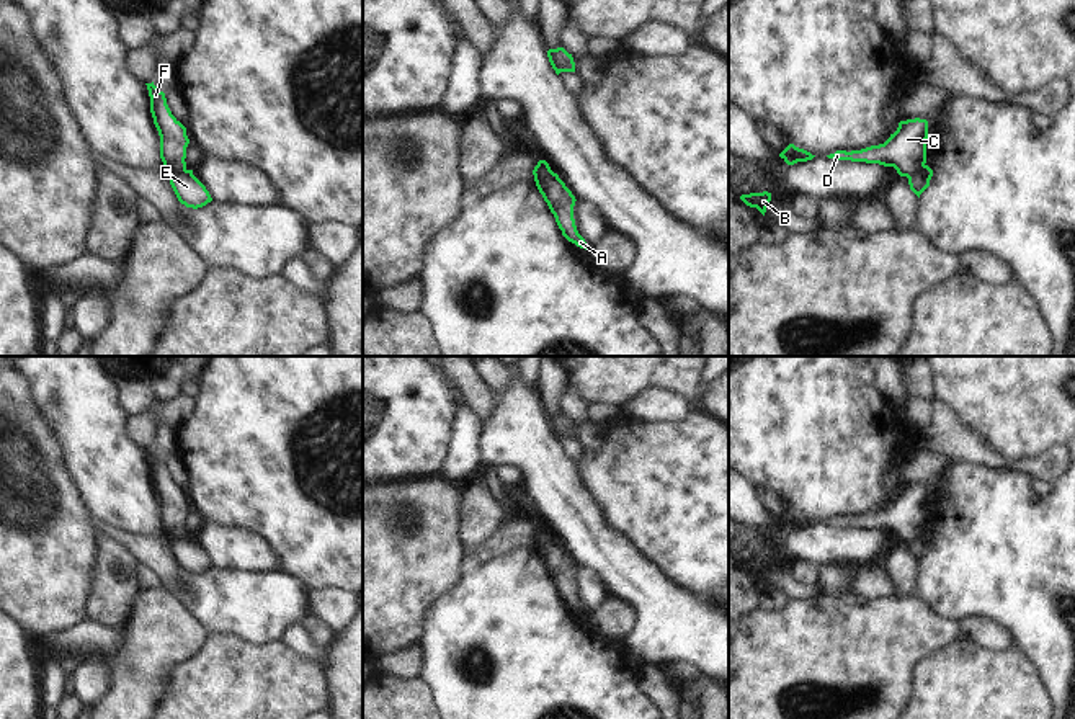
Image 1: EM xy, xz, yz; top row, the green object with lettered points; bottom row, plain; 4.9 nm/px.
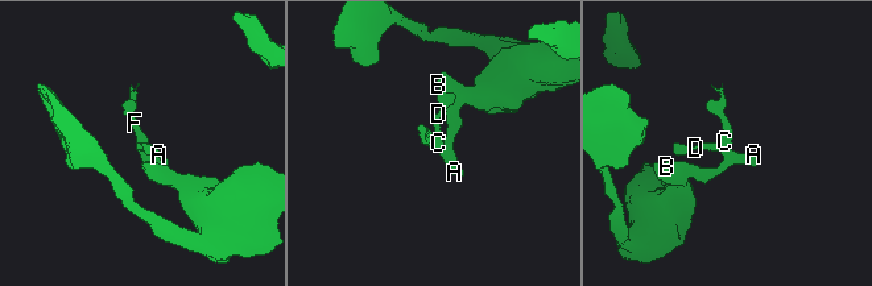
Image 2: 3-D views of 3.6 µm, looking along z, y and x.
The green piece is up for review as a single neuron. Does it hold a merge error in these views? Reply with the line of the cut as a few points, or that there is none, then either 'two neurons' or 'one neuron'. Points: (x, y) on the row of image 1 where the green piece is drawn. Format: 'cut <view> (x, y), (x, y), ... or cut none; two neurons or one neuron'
cut yz (923, 164), (909, 178); two neurons

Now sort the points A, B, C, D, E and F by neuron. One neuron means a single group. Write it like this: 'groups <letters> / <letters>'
groups A B E / C D F

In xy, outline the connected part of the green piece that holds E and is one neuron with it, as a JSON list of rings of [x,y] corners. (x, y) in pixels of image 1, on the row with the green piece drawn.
[[[193,170],[170,175],[170,185],[178,201],[186,208],[198,209],[212,201],[206,186],[193,175]]]

